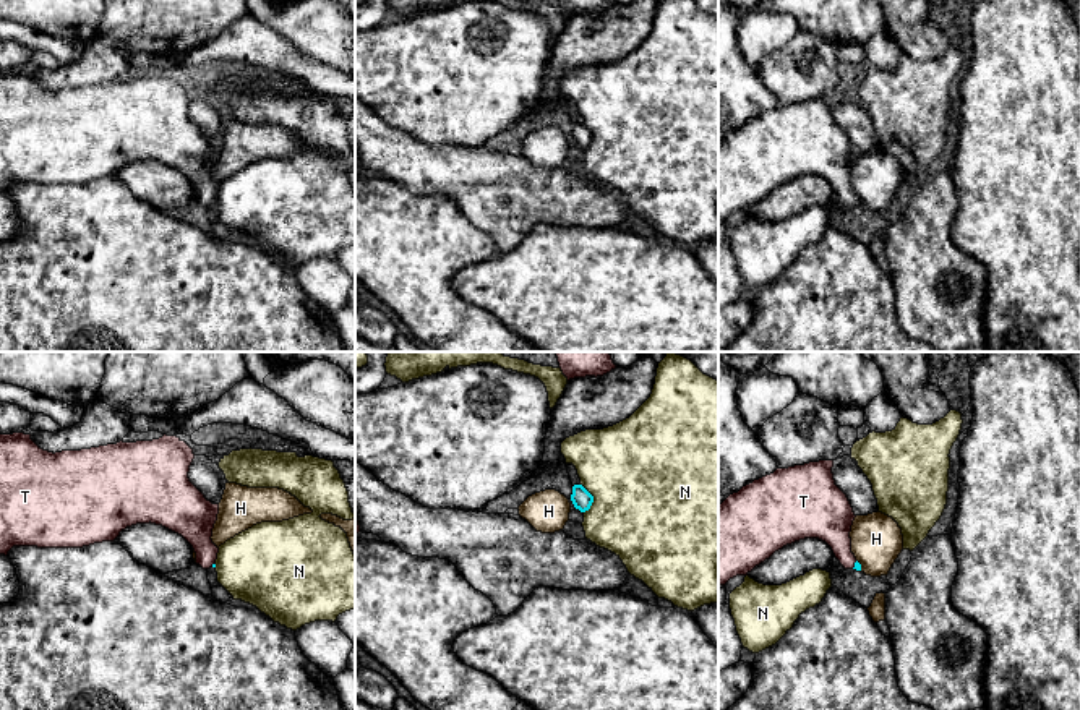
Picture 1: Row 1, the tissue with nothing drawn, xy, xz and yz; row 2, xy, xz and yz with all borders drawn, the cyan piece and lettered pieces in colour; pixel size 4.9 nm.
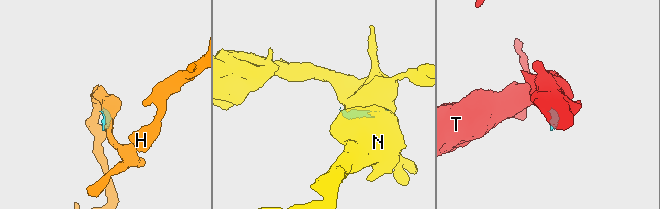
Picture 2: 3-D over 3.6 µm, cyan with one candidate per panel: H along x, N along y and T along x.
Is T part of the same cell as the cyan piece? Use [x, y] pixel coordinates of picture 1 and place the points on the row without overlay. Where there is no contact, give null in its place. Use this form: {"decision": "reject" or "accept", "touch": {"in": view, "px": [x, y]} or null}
{"decision": "accept", "touch": {"in": "yz", "px": [855, 201]}}

